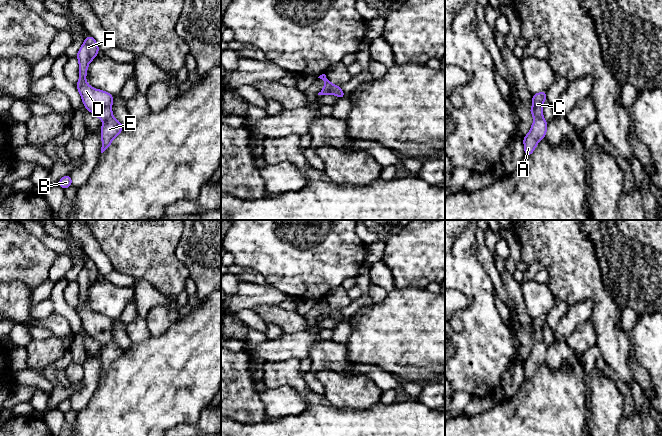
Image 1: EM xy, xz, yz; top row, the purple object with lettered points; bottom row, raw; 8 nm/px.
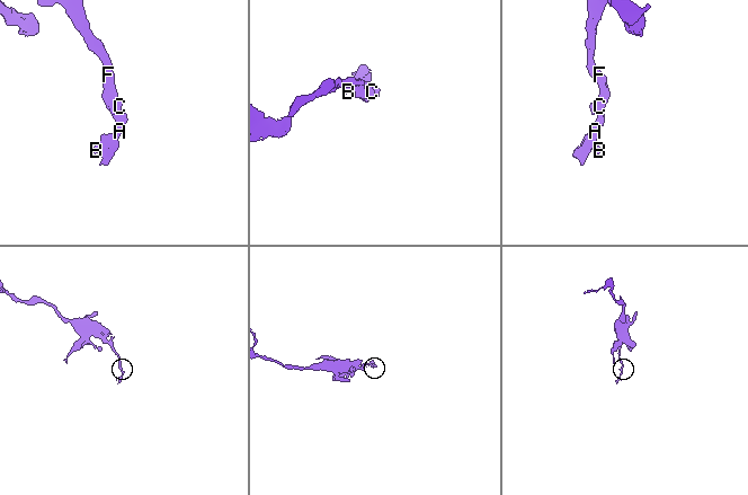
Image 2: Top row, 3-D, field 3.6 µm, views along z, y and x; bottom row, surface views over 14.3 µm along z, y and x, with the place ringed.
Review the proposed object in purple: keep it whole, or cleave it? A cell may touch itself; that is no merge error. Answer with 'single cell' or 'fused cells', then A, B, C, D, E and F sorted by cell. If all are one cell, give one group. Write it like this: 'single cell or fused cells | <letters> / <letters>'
fused cells | A B E / C D F

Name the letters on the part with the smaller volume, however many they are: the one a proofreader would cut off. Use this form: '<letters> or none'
A, B, E

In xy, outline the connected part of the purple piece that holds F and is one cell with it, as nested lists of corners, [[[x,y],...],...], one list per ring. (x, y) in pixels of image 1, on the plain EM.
[[[88,259],[77,277],[80,302],[76,311],[81,319],[85,332],[99,343],[105,345],[113,341],[113,319],[108,316],[92,312],[86,306],[88,289],[95,281],[97,281],[98,274],[99,270],[97,266],[93,261]]]

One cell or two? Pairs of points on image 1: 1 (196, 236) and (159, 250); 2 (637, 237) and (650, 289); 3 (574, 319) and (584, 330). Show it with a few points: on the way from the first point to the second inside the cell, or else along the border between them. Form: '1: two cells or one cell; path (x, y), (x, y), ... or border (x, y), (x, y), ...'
1: two cells; border (182, 230), (175, 256), (184, 265)
2: one cell; path (637, 250), (642, 260), (650, 268), (650, 276)
3: two cells; border (589, 319), (581, 322), (566, 339)

